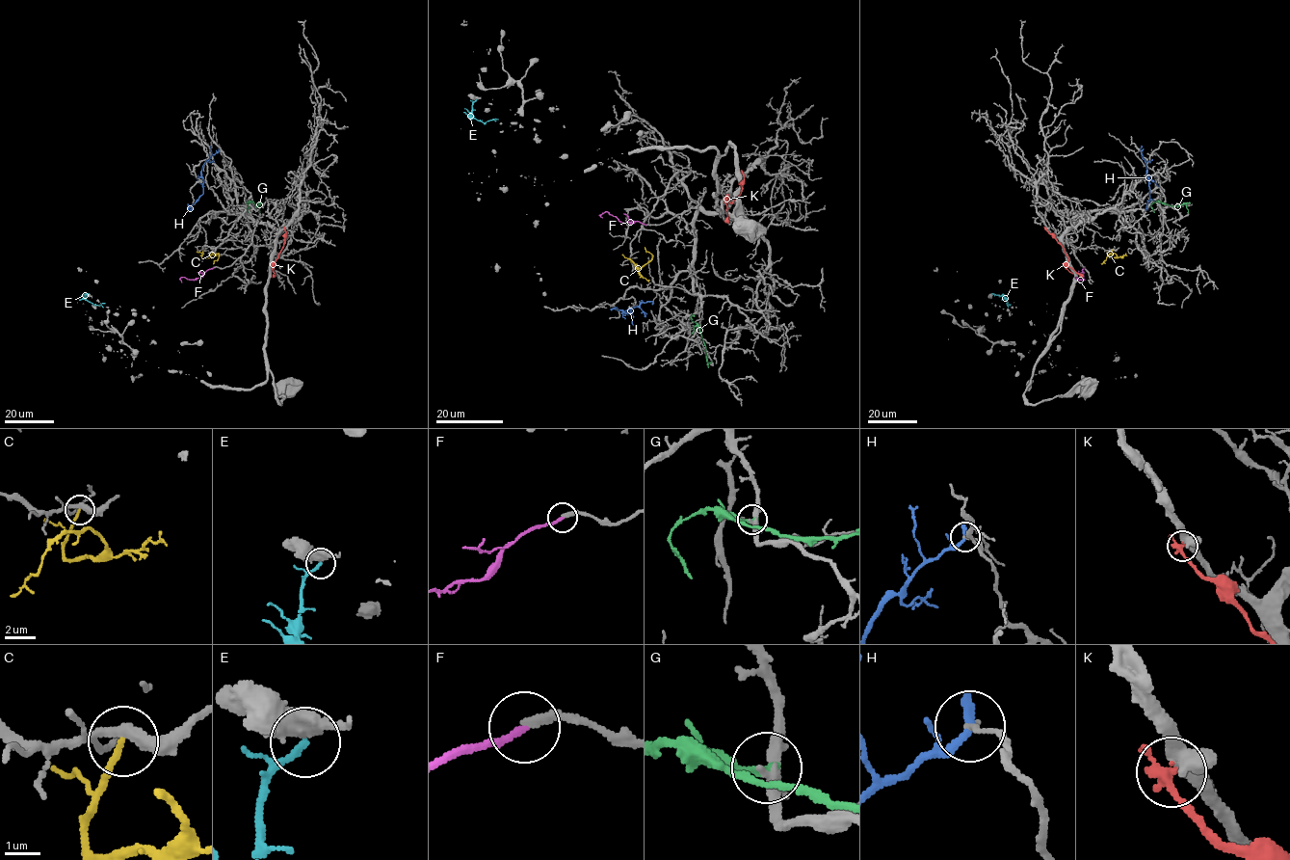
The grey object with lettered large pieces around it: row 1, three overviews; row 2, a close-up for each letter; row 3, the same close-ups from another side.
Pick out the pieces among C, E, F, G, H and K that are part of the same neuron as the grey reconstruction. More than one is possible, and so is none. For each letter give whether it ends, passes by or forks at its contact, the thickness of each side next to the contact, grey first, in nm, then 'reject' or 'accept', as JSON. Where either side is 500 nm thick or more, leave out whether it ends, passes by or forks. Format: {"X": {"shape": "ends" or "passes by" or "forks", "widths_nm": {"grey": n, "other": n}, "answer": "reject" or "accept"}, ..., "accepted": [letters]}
{"C": {"shape": "ends", "widths_nm": {"grey": 220, "other": 200}, "answer": "reject"}, "E": {"shape": "passes by", "widths_nm": {"grey": 360, "other": 140}, "answer": "reject"}, "F": {"shape": "ends", "widths_nm": {"grey": 220, "other": 190}, "answer": "accept"}, "G": {"shape": "ends", "widths_nm": {"grey": 360, "other": 200}, "answer": "reject"}, "H": {"shape": "ends", "widths_nm": {"grey": 120, "other": 300}, "answer": "reject"}, "K": {"shape": "ends", "widths_nm": {"grey": 420, "other": 360}, "answer": "reject"}, "accepted": ["F"]}

